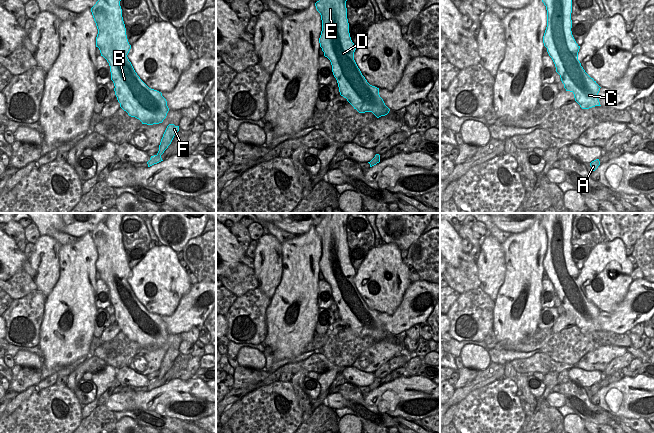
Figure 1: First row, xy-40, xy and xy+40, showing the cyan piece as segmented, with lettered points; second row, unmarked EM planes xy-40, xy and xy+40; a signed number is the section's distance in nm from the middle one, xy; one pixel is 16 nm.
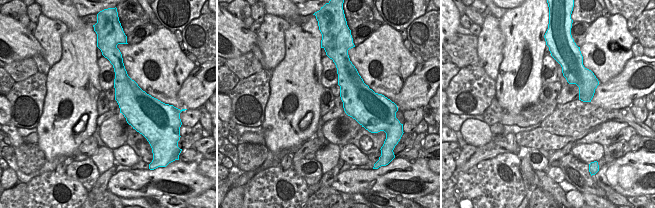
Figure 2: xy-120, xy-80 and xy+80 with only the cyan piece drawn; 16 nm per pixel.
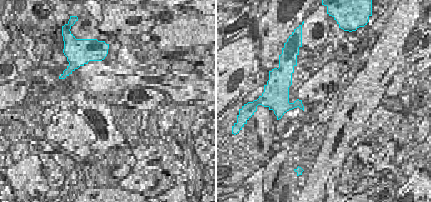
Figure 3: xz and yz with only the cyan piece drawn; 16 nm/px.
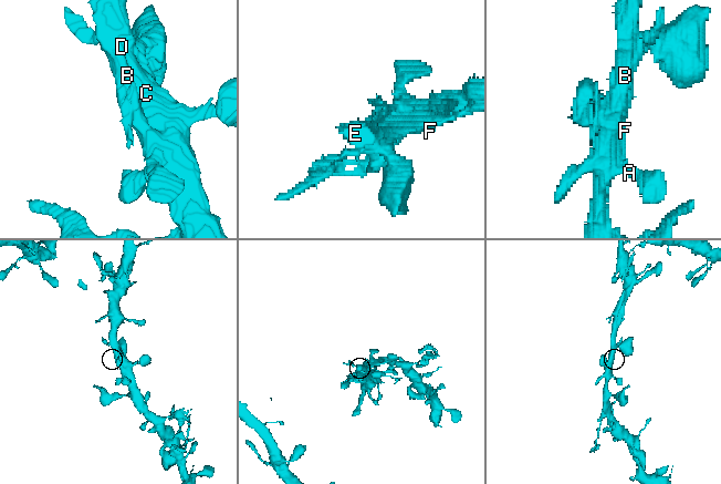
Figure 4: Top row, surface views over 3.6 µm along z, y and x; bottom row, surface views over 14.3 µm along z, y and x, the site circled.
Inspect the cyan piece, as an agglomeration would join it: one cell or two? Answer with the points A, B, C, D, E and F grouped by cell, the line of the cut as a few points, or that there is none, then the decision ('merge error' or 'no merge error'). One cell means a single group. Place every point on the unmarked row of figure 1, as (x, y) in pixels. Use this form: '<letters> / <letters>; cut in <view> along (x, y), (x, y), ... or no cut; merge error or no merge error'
A B C D E F; no cut; no merge error

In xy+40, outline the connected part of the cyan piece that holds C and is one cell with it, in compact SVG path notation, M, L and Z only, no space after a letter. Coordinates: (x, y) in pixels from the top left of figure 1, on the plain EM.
M574 213L543 214L541 224L547 234L547 251L543 260L543 267L555 288L556 296L560 299L566 315L574 318L575 325L582 333L589 333L595 330L601 330L598 323L598 317L601 311L585 296L578 284L580 270L576 267L571 255L573 219Z

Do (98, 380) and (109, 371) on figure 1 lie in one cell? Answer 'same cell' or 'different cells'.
same cell

